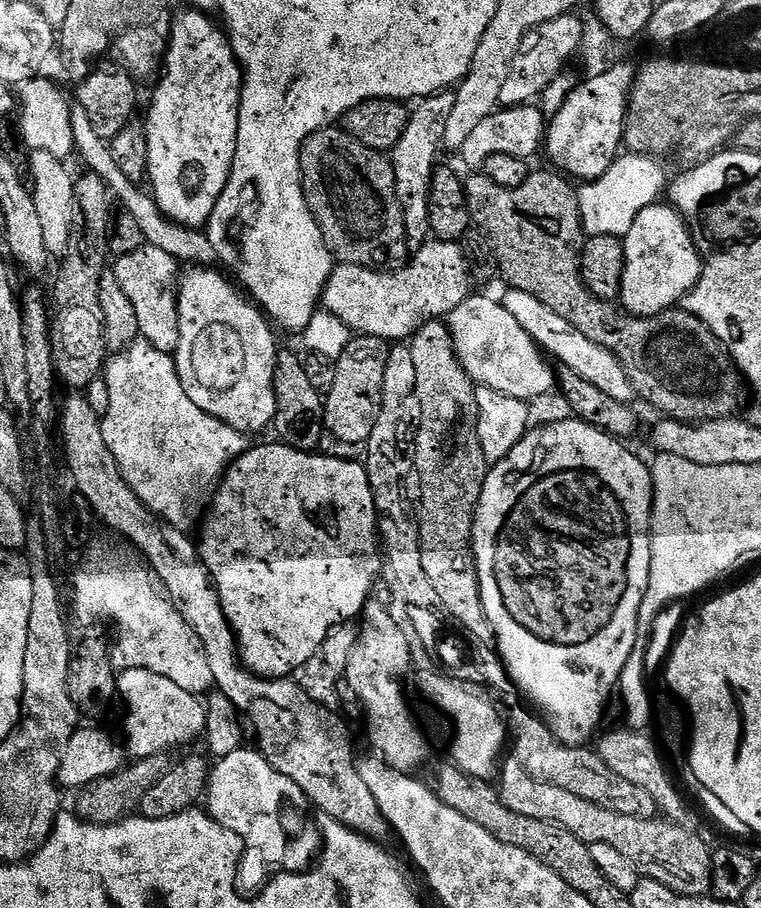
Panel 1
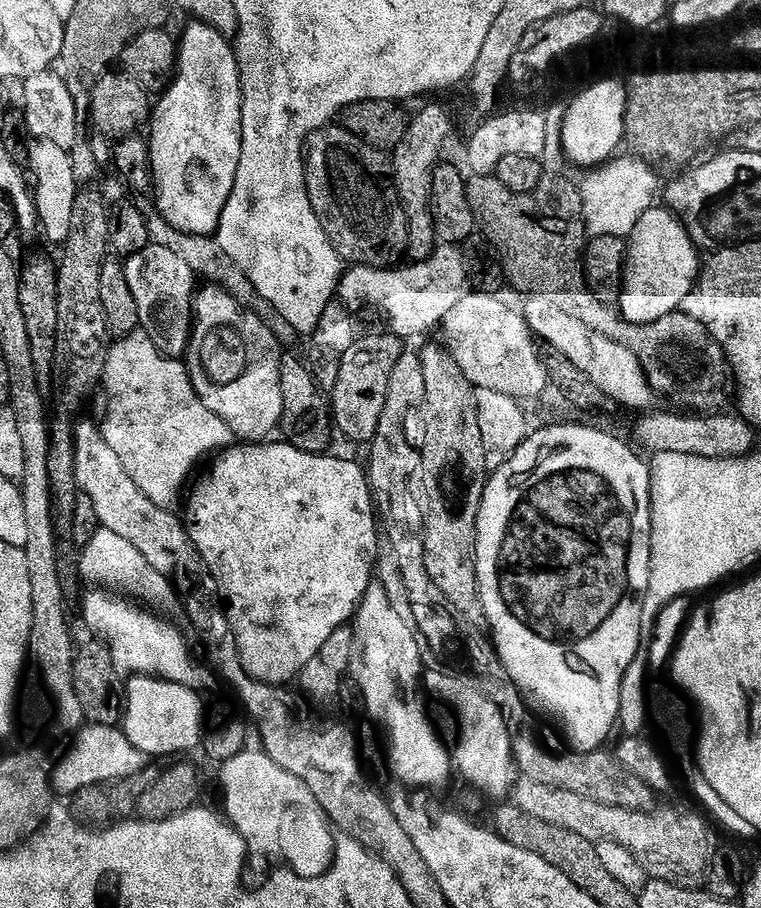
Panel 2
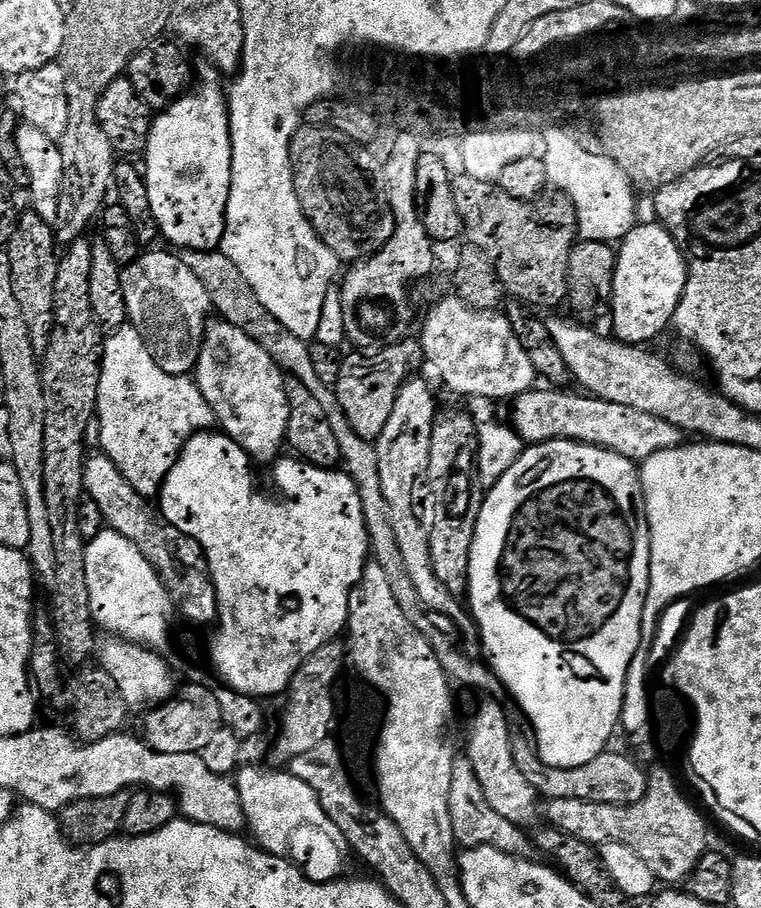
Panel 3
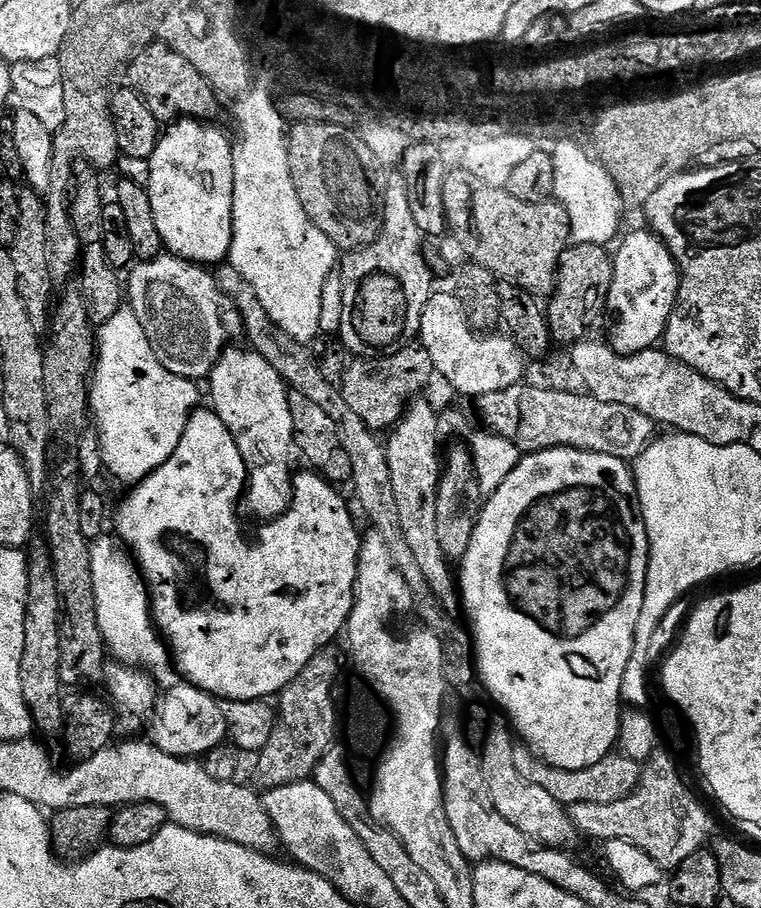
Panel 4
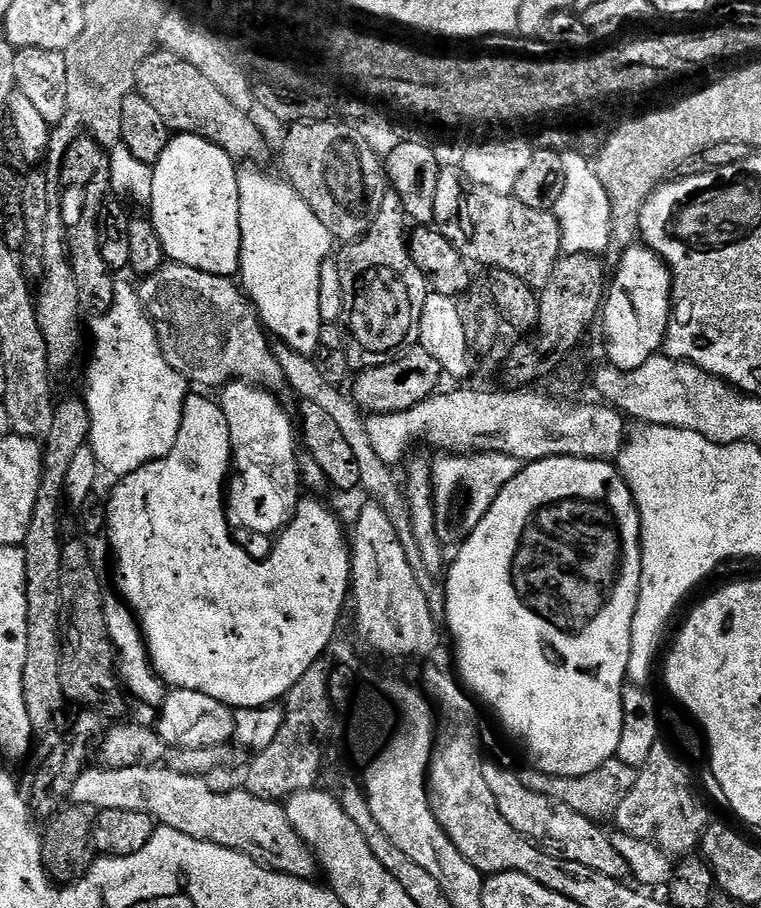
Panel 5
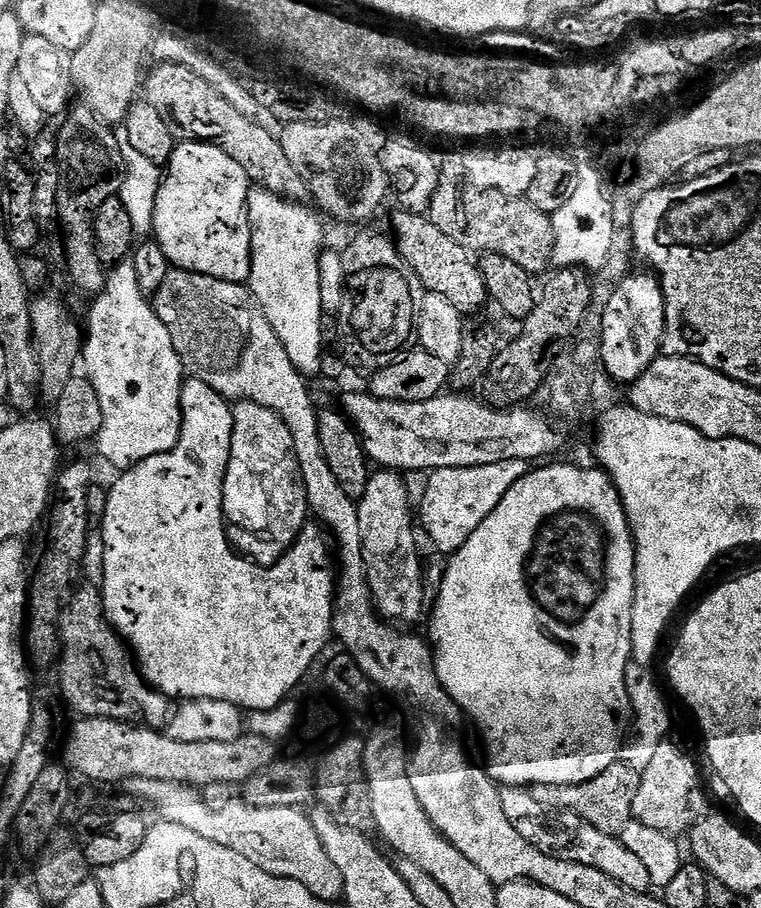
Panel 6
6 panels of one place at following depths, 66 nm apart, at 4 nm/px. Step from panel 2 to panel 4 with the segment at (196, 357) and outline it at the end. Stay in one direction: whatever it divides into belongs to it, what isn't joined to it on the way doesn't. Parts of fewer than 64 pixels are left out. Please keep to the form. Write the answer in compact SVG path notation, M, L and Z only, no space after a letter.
M229 346L221 352L216 359L216 365L212 367L212 375L207 377L206 385L212 391L211 407L226 422L226 430L234 438L238 450L244 459L244 465L248 467L246 487L242 493L242 512L245 517L253 516L256 522L277 520L292 504L292 478L293 473L288 472L288 448L293 447L292 435L294 434L294 421L290 419L290 402L288 401L289 387L262 358L262 354L252 351L251 347L235 348Z

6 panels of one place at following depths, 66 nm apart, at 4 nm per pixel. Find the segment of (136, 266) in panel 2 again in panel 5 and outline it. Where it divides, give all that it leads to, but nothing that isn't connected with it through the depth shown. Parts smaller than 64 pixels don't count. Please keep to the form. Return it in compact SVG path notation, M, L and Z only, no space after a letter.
M166 262L157 272L143 277L139 283L140 303L144 305L152 323L156 325L162 354L168 365L185 380L193 385L205 384L213 390L233 380L247 380L250 384L267 388L273 394L279 393L280 387L285 387L282 366L278 362L273 345L268 345L269 333L261 324L251 299L245 295L235 279L206 274L190 266Z

